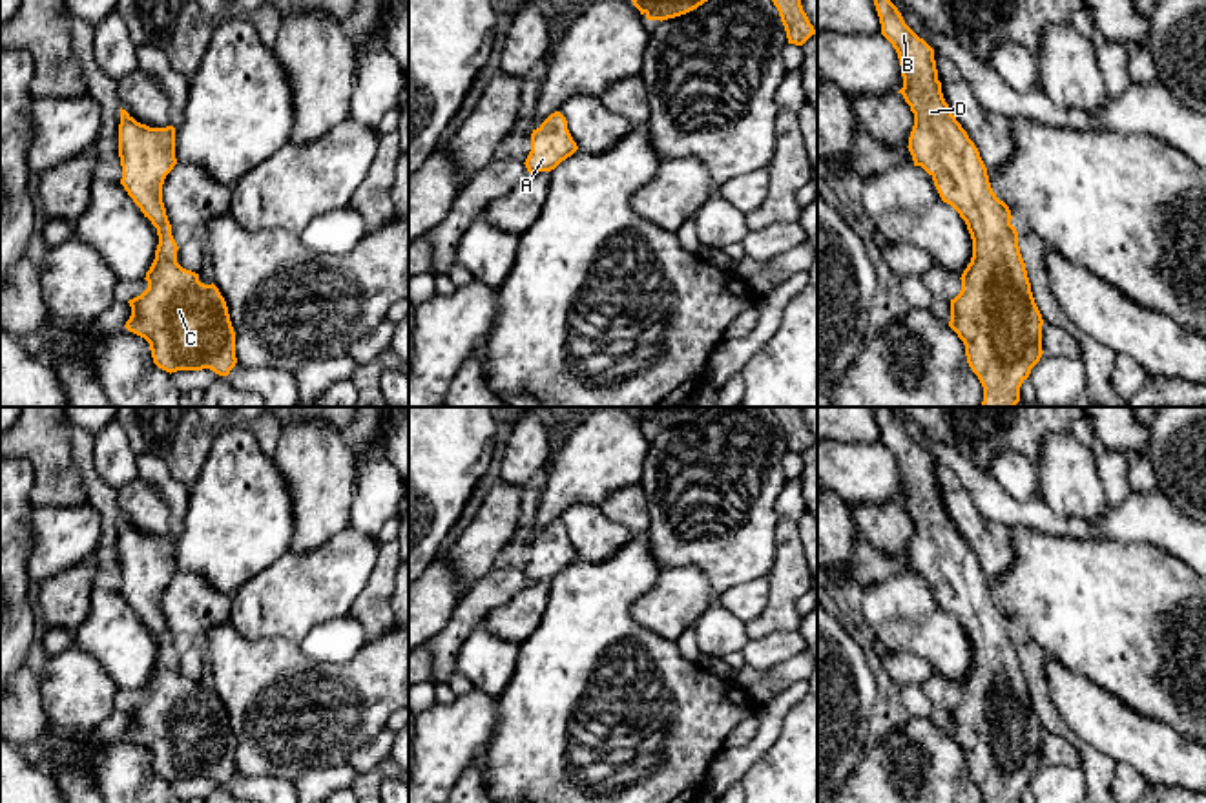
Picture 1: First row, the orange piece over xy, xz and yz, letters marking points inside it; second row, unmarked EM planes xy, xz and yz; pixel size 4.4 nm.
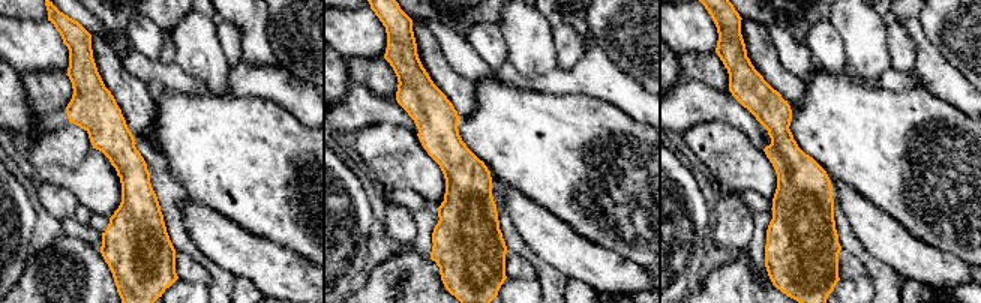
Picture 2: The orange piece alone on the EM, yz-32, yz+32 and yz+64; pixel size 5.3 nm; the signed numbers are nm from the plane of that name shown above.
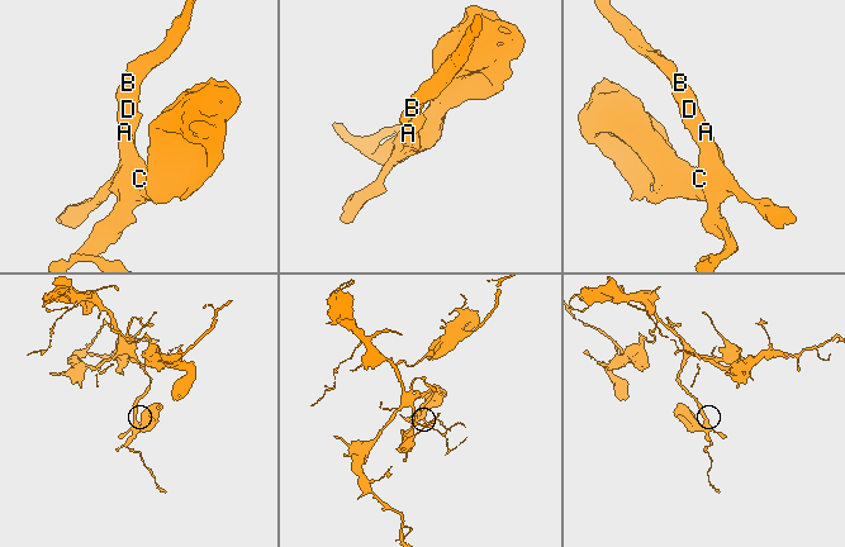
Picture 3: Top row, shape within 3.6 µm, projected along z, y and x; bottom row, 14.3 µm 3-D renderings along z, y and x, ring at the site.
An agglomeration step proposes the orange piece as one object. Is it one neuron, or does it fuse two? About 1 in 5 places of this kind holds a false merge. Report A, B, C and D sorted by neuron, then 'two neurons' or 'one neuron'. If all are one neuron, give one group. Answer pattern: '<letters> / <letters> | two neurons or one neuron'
A B C D | one neuron

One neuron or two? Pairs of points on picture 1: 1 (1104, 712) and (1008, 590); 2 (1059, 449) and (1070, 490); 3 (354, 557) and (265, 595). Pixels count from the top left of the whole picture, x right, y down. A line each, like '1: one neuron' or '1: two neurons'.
1: two neurons
2: one neuron
3: one neuron

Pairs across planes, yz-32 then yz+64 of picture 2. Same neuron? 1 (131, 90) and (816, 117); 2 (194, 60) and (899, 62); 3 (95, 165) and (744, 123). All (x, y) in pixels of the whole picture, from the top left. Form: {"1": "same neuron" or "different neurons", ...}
{"1": "different neurons", "2": "different neurons", "3": "different neurons"}

